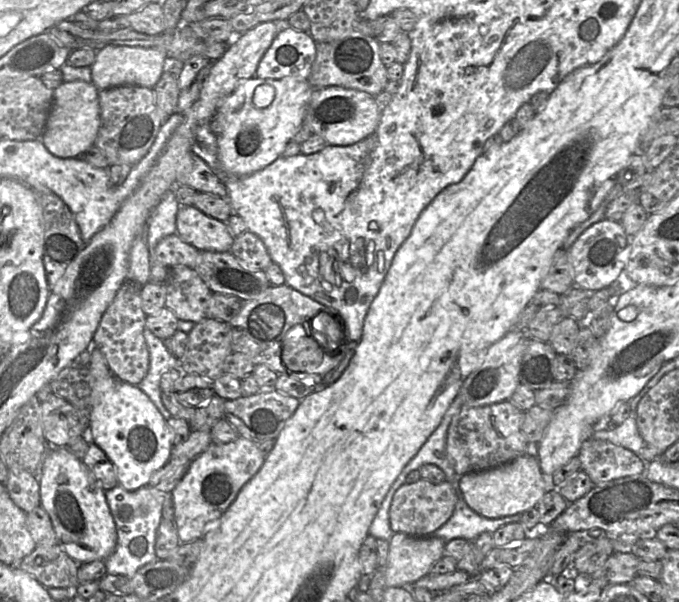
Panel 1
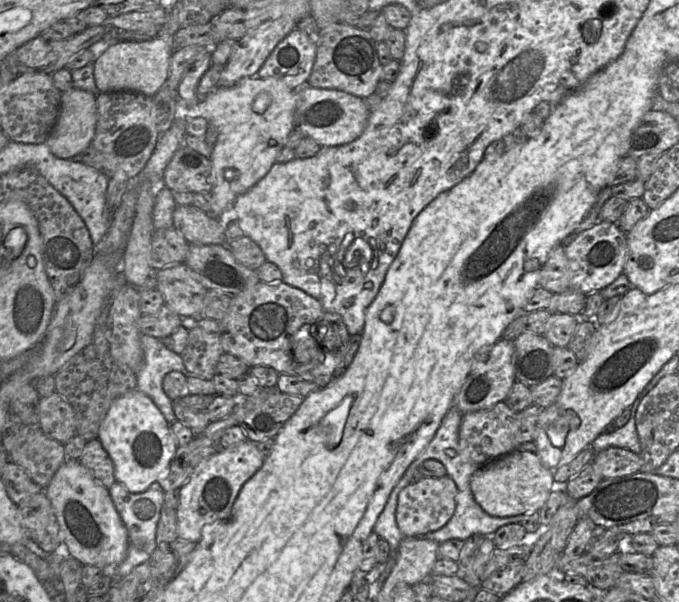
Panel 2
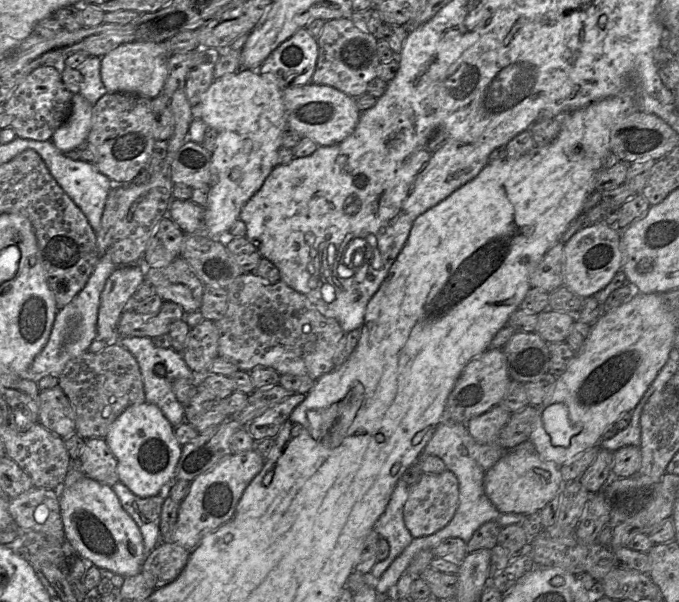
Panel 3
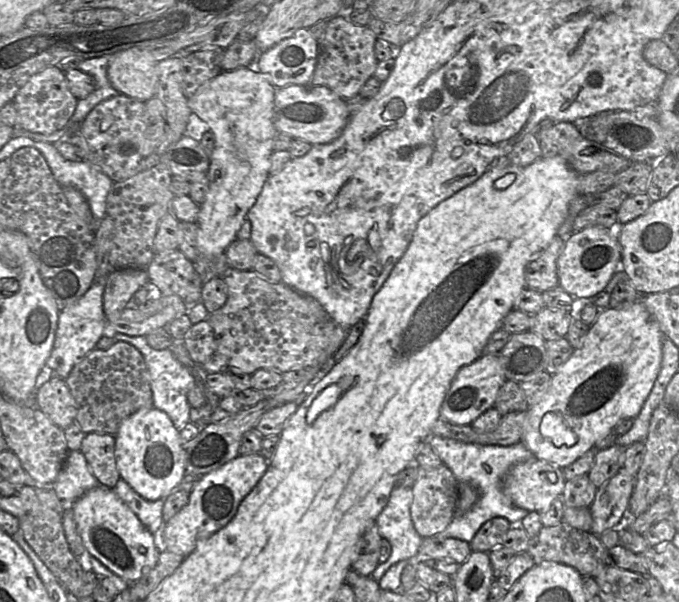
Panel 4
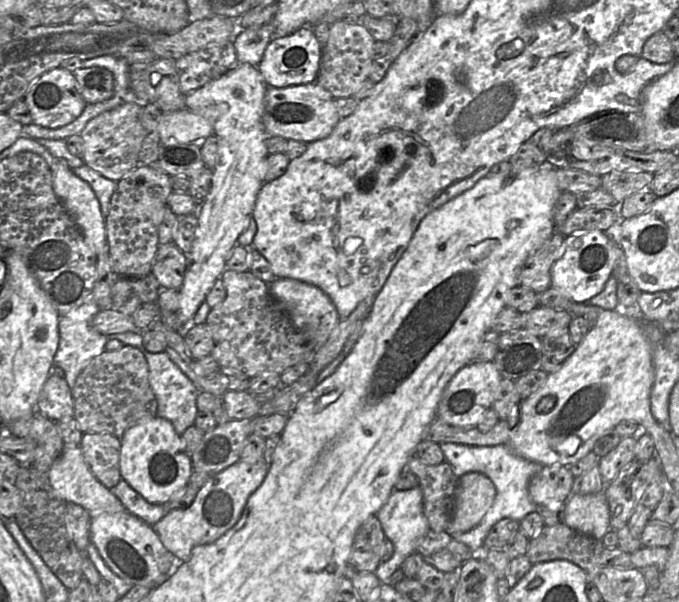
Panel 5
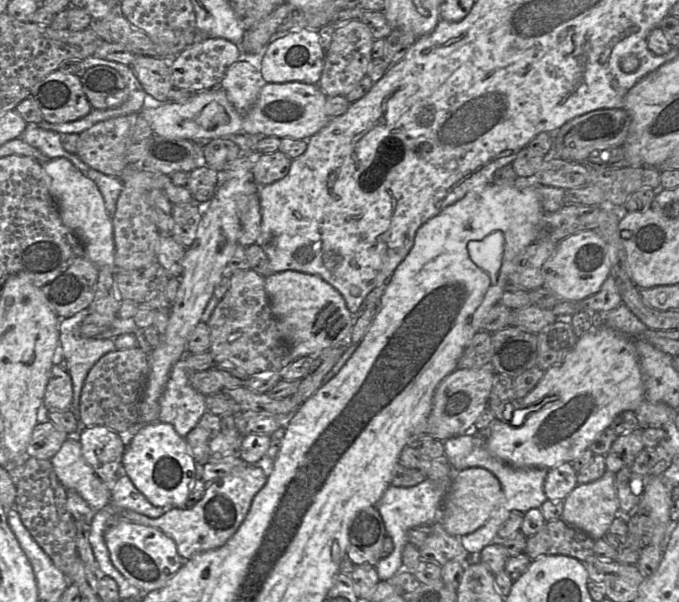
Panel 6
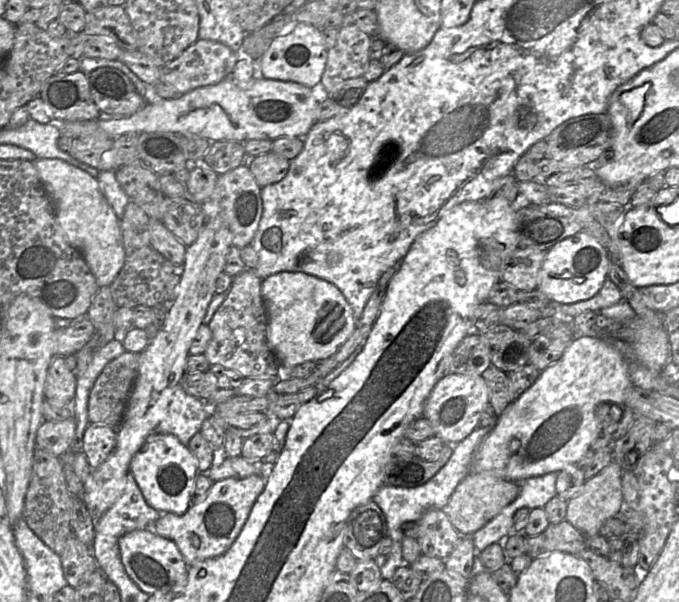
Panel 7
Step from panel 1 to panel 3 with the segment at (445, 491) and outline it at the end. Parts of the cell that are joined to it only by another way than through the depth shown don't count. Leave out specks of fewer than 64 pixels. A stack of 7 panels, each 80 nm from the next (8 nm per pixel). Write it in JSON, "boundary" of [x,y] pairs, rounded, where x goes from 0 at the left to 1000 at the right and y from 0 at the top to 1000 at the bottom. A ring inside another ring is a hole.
{"boundary":[[[661,781],[648,787],[622,787],[619,797],[604,807],[594,844],[596,874],[608,894],[632,890],[654,877],[667,860],[676,837],[676,802]]]}

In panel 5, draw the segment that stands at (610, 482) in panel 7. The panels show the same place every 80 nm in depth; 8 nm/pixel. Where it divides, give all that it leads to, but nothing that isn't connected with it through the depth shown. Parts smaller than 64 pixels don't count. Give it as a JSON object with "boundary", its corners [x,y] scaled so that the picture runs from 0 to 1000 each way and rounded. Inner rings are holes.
{"boundary":[[[888,817],[839,822],[832,834],[829,867],[839,877],[885,897],[898,877],[898,849]]]}

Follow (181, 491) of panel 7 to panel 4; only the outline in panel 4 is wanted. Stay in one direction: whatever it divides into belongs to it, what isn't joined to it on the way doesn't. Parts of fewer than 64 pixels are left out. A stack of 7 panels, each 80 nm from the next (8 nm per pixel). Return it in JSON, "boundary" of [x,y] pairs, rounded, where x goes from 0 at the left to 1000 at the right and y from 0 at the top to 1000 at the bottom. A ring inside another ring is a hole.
{"boundary":[[[228,676],[208,678],[177,706],[169,721],[169,764],[175,791],[219,832],[243,829],[272,791],[272,748],[250,693]]]}

